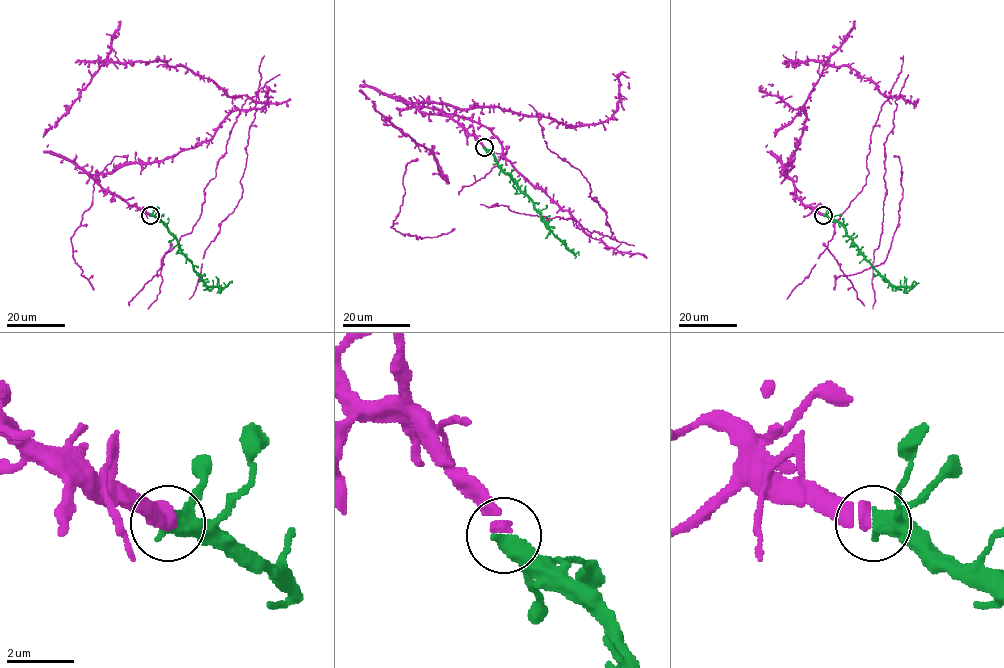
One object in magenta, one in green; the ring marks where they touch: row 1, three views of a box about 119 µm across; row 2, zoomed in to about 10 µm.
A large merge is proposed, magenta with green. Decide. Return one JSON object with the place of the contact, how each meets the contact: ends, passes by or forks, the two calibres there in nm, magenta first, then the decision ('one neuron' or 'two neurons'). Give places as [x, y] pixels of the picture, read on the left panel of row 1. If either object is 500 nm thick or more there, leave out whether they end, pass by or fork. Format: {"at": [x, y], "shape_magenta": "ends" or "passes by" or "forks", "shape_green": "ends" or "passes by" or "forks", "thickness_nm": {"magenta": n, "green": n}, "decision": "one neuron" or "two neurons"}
{"at": [150, 215], "thickness_nm": {"magenta": 360, "green": 550}, "decision": "one neuron"}

